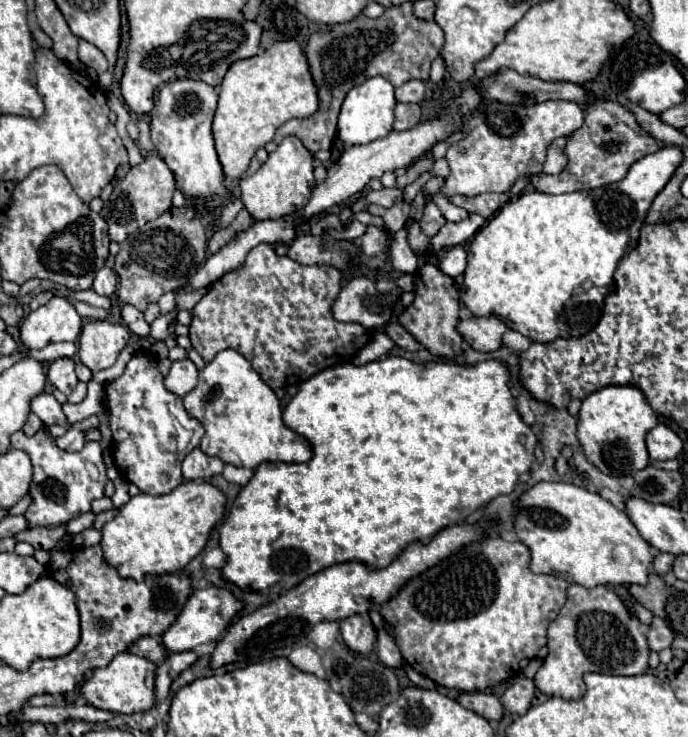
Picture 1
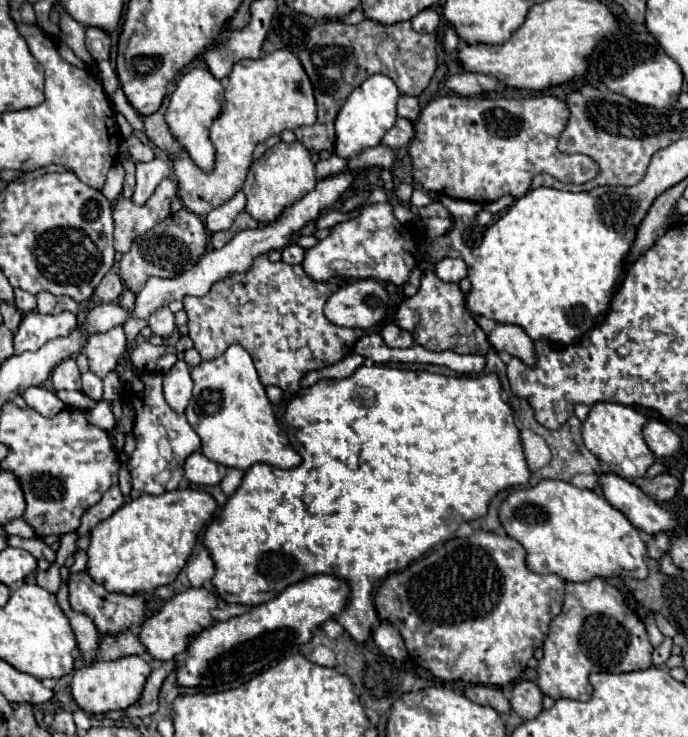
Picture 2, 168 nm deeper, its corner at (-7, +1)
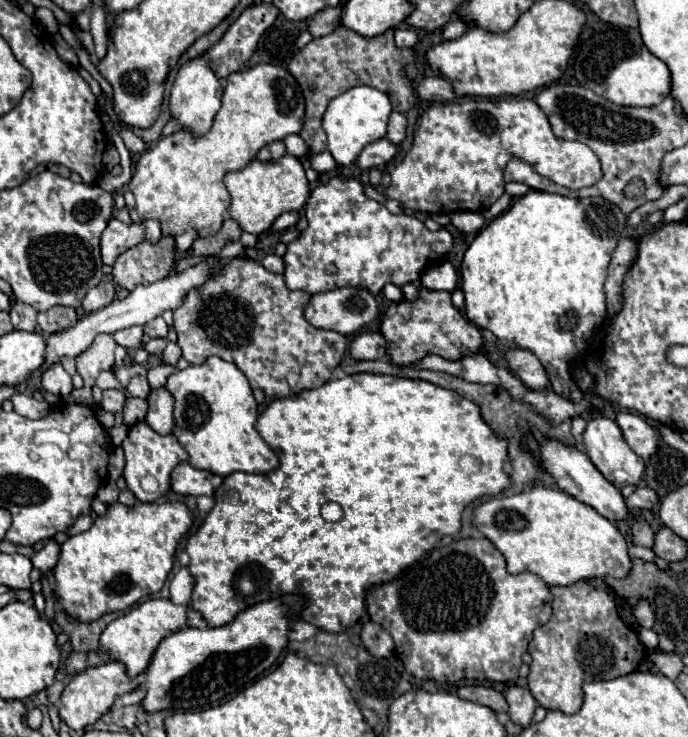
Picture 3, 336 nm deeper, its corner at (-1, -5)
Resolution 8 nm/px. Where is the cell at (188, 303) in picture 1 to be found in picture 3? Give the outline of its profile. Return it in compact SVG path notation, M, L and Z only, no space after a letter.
M130 326L130 328L118 330L118 332L114 334L114 340L116 340L120 346L128 348L128 350L136 350L136 348L140 348L142 342L144 342L144 330L142 330L140 326Z

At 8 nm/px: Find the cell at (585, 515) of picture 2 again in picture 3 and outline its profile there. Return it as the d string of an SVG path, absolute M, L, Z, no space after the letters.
M534 486L514 496L498 496L474 510L474 526L504 554L510 574L532 572L540 576L548 586L570 586L588 578L626 578L632 570L628 556L628 542L620 530L598 514L592 506L576 500L574 496L546 486Z

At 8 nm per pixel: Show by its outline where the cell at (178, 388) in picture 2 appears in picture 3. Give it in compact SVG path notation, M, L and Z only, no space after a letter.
M156 388L148 396L148 414L146 422L150 428L154 428L158 434L170 434L174 426L174 396L166 388Z

